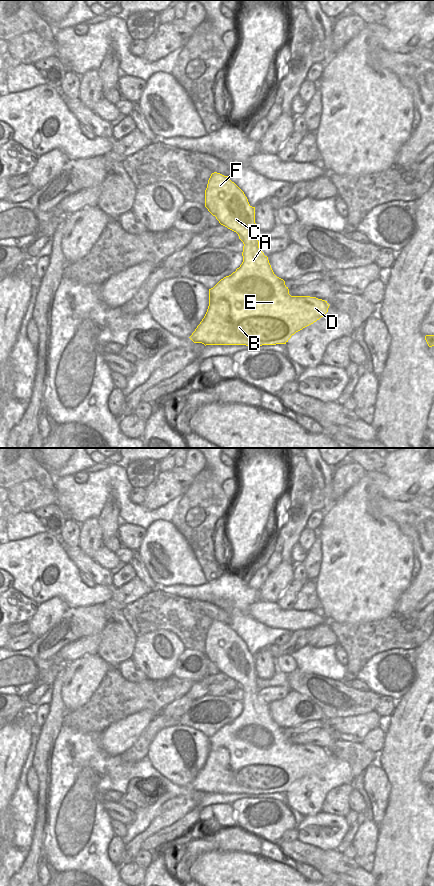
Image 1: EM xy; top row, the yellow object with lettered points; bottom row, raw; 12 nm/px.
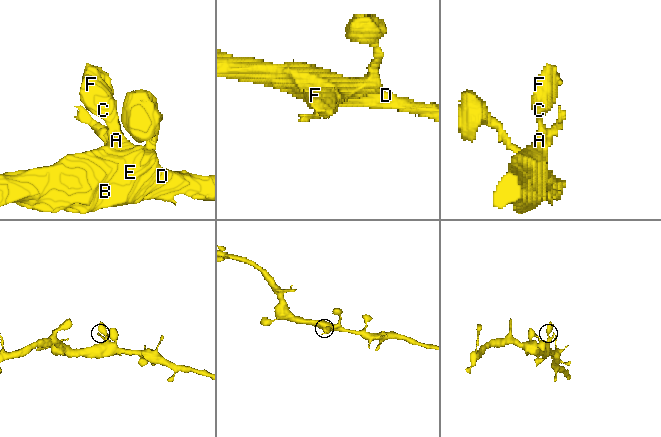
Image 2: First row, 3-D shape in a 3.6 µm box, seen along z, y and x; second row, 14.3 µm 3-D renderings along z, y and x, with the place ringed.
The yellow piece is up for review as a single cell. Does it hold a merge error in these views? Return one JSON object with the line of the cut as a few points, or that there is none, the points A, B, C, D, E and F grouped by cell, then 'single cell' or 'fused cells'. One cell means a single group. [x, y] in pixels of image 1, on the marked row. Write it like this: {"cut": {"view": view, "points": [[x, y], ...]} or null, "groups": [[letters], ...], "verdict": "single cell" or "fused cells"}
{"cut": null, "groups": [["A", "B", "C", "D", "E", "F"]], "verdict": "single cell"}

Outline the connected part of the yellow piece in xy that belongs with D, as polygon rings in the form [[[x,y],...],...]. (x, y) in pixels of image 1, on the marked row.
[[[214,172],[211,174],[205,190],[205,207],[216,217],[219,223],[236,232],[243,242],[243,262],[231,275],[221,279],[209,289],[209,306],[207,312],[189,337],[194,343],[206,345],[262,345],[286,344],[296,332],[313,324],[323,317],[329,308],[327,301],[310,296],[291,296],[285,281],[277,277],[269,263],[268,257],[259,248],[256,237],[255,207],[252,207],[244,192],[228,176]]]

